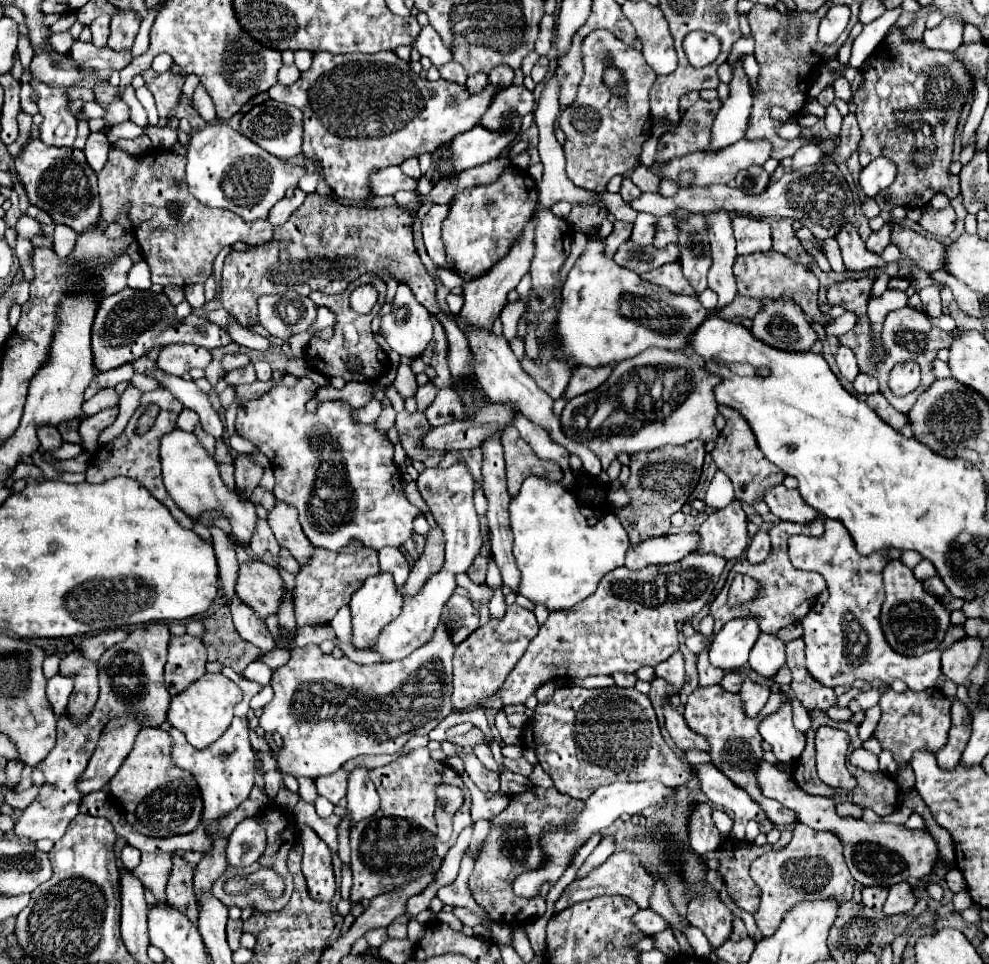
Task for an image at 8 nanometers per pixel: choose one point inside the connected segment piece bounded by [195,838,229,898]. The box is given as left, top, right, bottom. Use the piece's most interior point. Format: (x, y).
(213, 866)

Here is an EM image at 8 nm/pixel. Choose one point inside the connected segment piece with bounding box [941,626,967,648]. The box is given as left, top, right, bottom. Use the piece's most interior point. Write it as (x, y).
(954, 633)

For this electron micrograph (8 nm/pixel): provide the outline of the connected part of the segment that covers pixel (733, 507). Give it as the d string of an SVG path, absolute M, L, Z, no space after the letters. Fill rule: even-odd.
M737 500L727 508L715 510L699 528L699 550L695 554L719 554L727 560L737 560L749 544L747 518Z

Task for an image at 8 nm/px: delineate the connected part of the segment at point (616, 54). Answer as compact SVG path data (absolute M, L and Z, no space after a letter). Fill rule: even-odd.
M607 30L591 32L583 44L583 82L579 84L579 94L575 102L561 110L559 126L565 132L565 158L567 158L567 176L573 184L591 190L605 192L607 182L615 174L625 174L639 164L641 144L651 136L651 116L649 116L649 90L655 84L655 72L647 66L641 52L619 42ZM607 56L613 58L613 64L623 70L629 94L627 98L613 96L607 86L603 86L603 68Z

